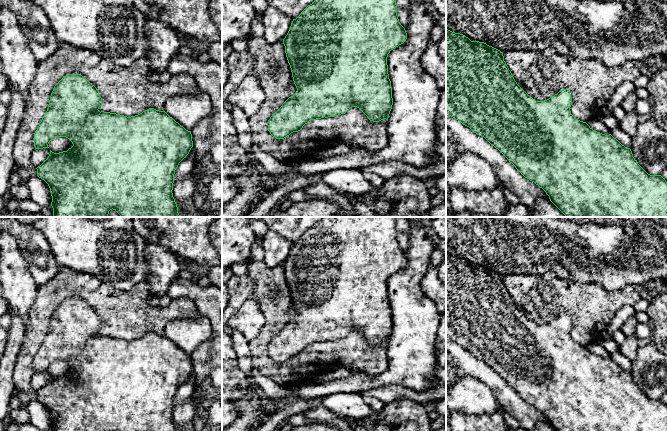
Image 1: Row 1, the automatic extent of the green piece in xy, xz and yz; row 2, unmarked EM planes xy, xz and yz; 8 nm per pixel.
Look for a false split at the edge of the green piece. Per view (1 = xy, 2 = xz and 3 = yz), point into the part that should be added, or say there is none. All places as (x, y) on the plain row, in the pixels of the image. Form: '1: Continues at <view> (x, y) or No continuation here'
1: No continuation here
2: No continuation here
3: No continuation here

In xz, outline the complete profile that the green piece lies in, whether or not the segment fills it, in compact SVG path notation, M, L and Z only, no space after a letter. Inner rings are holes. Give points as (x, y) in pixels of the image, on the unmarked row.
M322 217L293 243L283 263L297 316L268 344L270 358L276 363L284 363L302 354L311 344L345 338L352 331L359 332L370 345L388 344L393 322L387 281L406 263L406 254L397 240L396 217Z

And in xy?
M69 298L63 301L53 312L50 320L49 329L44 338L37 354L34 357L35 373L49 372L49 366L55 361L68 362L73 370L67 375L54 377L50 374L48 382L37 393L37 400L44 404L51 416L52 431L177 431L173 421L173 407L175 394L179 387L186 382L191 372L193 371L191 355L186 354L165 335L159 335L154 332L149 332L142 337L127 341L124 339L99 335L102 330L102 322L98 313L90 307L85 301L80 298Z

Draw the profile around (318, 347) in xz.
M250 261L246 274L254 283L254 298L265 317L258 336L249 341L252 368L280 386L307 386L341 367L356 367L375 375L388 367L387 344L370 345L357 331L345 338L311 344L298 356L276 363L268 355L267 346L282 328L297 316L283 265L268 267L261 261Z

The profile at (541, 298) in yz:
M553 272L542 275L509 274L503 280L517 308L536 325L545 325L563 313L569 314L572 321L571 338L586 347L592 342L603 341L607 327L621 307L633 306L644 296L643 291L634 285L607 291L595 283L561 279Z

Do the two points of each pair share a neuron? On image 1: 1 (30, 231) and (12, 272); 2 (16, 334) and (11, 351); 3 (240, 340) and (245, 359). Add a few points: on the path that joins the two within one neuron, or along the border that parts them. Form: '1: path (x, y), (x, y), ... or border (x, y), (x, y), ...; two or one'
1: border (10, 233), (15, 239), (21, 256), (31, 274); two
2: path (15, 338), (13, 347); one
3: path (241, 345), (243, 354); one

